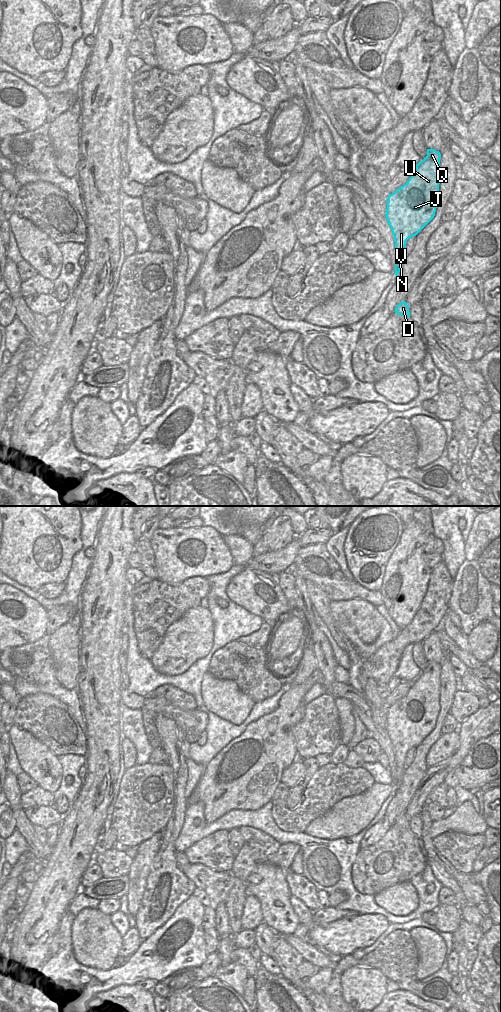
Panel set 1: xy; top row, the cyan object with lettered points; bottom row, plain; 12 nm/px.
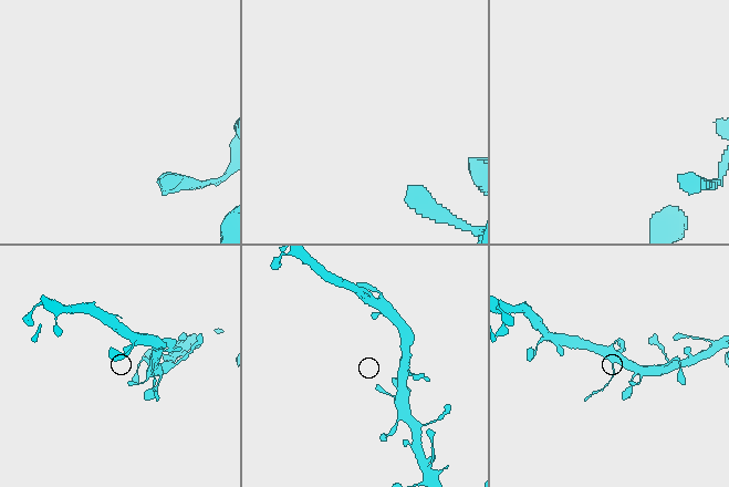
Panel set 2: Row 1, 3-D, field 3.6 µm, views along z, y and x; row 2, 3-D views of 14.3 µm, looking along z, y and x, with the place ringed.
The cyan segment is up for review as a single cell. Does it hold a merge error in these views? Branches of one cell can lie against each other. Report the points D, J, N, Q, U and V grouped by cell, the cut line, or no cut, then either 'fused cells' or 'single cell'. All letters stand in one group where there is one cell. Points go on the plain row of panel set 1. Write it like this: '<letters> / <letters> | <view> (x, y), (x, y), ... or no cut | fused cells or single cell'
D N / J Q U V | xy (396, 761), (403, 769) | fused cells

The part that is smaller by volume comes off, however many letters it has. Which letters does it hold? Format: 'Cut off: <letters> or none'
Cut off: D, N

